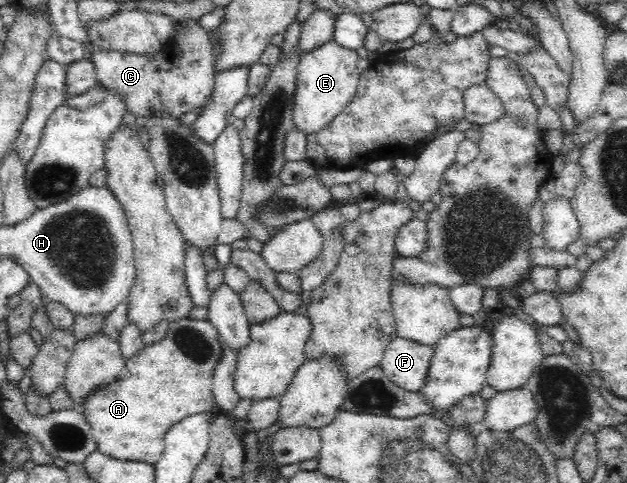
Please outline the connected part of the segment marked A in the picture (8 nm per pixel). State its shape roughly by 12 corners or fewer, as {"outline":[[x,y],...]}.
{"outline":[[182,318],[133,376],[80,406],[98,450],[154,465],[171,424],[210,413],[223,354]]}

